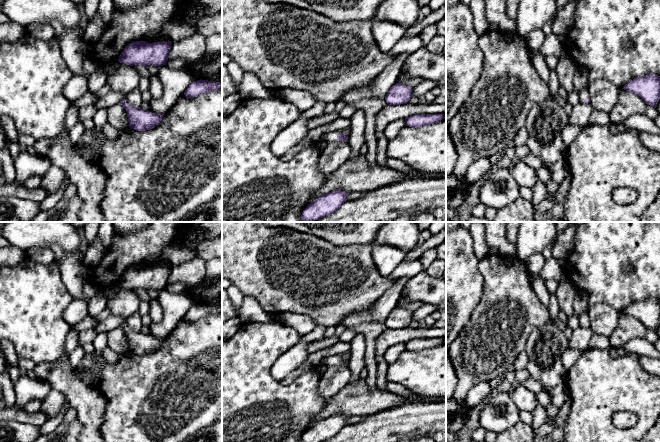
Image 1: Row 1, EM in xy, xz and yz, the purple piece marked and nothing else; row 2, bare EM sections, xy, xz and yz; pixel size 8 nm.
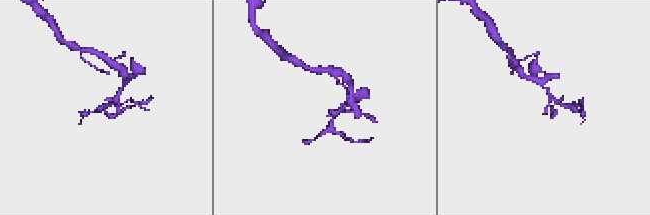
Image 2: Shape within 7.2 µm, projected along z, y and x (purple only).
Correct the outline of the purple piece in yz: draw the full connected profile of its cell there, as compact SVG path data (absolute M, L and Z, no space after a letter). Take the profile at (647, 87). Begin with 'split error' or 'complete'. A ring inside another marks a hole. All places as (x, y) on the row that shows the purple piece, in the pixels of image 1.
complete | M648 73L644 76L634 78L623 86L624 90L633 92L640 96L646 104L657 106L660 95L660 76Z

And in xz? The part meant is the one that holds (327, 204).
complete | M334 190L308 204L301 215L301 222L314 221L337 211L345 202L349 193Z

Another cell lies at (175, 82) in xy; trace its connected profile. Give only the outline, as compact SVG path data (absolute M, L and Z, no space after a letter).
M166 65L159 66L155 74L162 83L163 95L160 99L151 99L150 111L156 114L166 113L184 94L189 85L200 80L200 77L190 70L174 70Z

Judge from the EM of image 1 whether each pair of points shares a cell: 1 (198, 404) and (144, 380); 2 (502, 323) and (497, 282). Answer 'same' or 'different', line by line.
1: same
2: same

